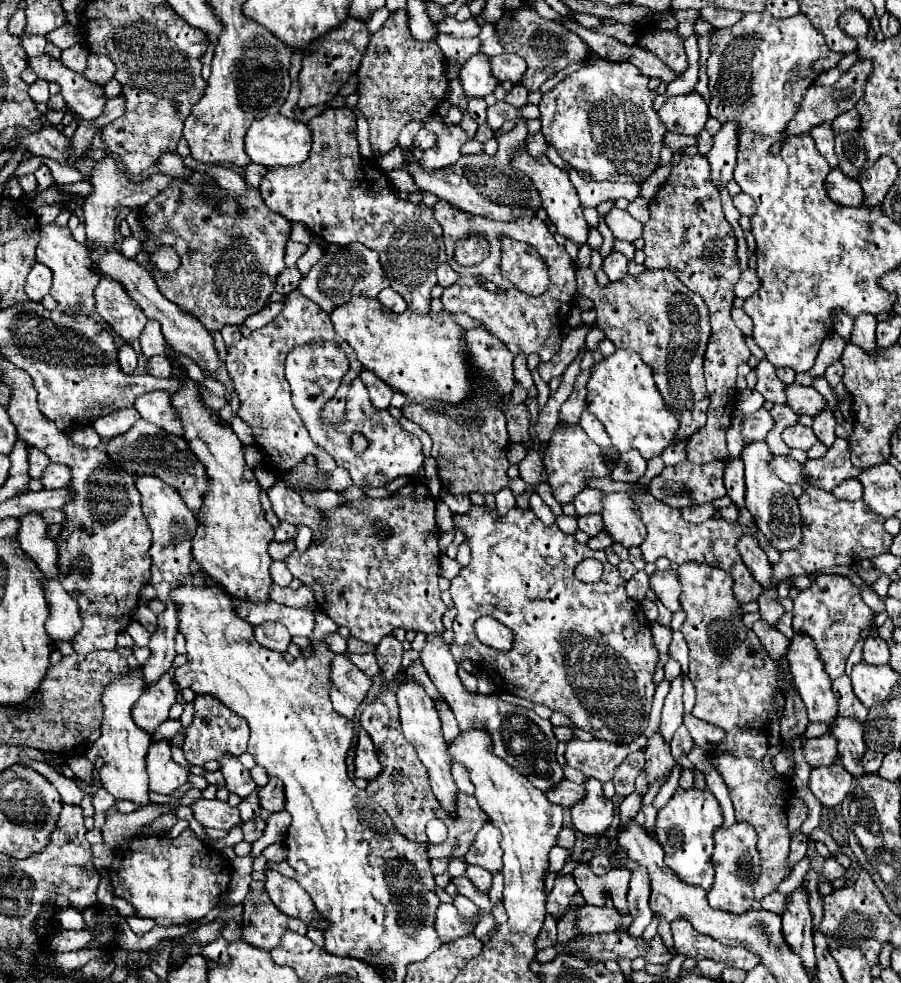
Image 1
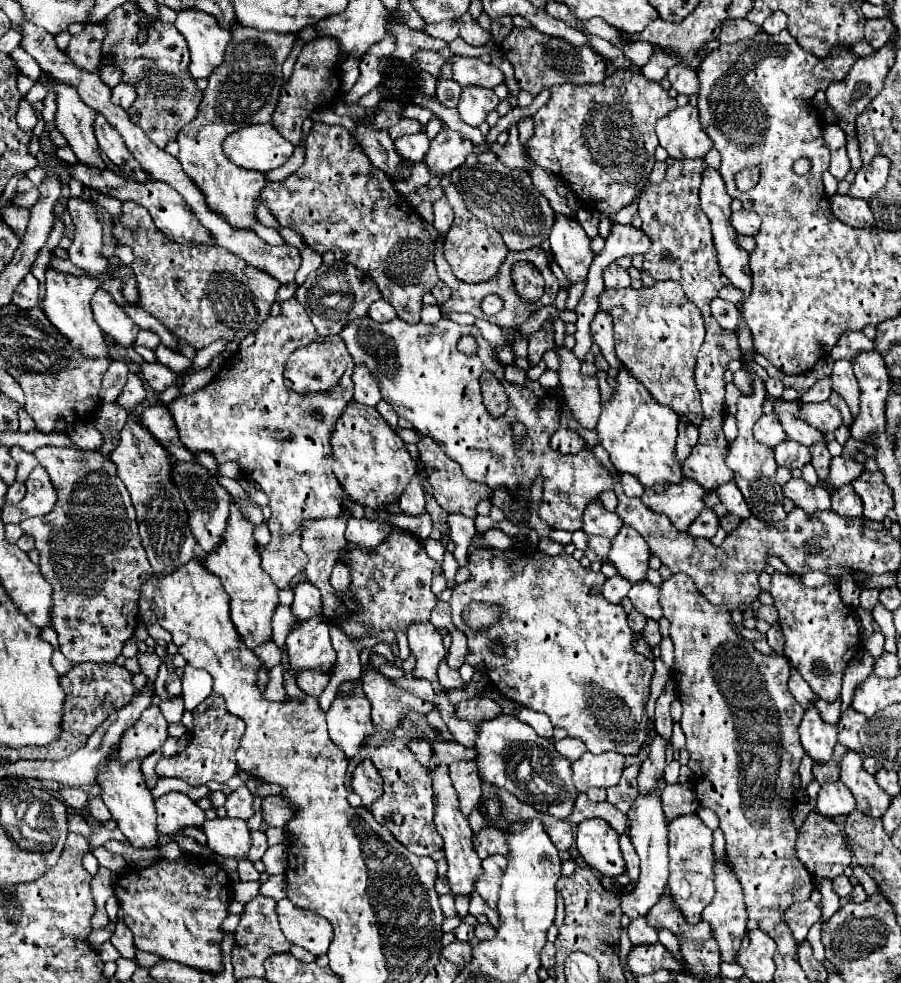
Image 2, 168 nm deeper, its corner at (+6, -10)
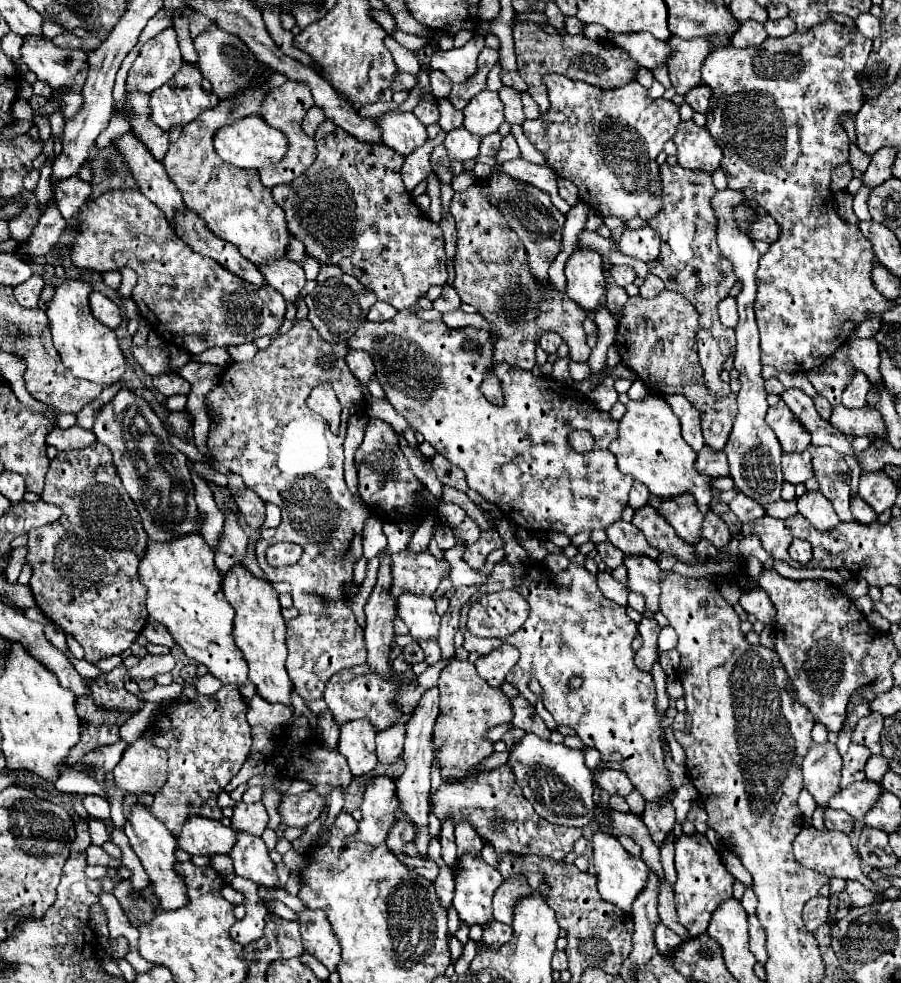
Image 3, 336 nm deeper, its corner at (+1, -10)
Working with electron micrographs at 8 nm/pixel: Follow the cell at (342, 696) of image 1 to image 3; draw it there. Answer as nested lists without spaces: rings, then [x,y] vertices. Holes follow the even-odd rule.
[[[367,719],[347,721],[341,725],[339,751],[347,757],[351,773],[355,777],[367,775],[377,765],[375,753],[375,727]]]

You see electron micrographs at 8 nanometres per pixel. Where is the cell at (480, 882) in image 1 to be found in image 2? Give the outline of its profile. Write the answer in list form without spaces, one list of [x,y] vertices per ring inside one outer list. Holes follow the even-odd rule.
[[[474,893],[474,897],[470,899],[470,915],[474,915],[478,919],[478,923],[488,923],[494,929],[500,927],[498,913],[494,909],[490,909],[486,905],[486,901],[482,901],[482,897],[478,893]]]

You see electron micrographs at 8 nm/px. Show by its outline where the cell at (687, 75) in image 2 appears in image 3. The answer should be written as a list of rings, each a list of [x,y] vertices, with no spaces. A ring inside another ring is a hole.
[[[703,83],[685,93],[685,101],[695,111],[701,111],[701,113],[707,113],[707,109],[709,109],[709,97],[711,97],[711,89],[707,85],[703,85]]]

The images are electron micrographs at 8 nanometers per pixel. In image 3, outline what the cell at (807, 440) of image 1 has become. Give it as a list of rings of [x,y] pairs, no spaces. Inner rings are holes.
[[[801,451],[801,453],[783,453],[781,457],[781,467],[783,467],[783,477],[785,481],[797,485],[805,483],[807,479],[813,477],[813,467],[811,467],[811,453]]]

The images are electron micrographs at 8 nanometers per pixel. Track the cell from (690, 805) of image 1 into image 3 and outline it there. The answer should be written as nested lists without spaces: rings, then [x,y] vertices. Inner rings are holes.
[[[681,833],[675,839],[675,869],[677,869],[675,907],[679,913],[679,921],[689,929],[691,937],[697,937],[707,931],[711,913],[719,907],[719,903],[731,897],[733,875],[723,865],[721,855],[701,833],[693,833],[693,835]]]

